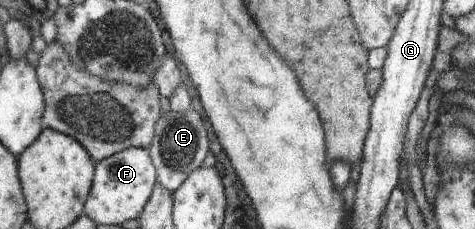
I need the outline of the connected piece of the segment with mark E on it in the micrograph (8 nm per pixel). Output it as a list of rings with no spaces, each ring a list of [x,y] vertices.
[[[192,106],[186,112],[172,112],[172,110],[163,112],[161,118],[157,120],[152,146],[148,149],[156,166],[157,183],[174,192],[190,172],[201,166],[210,150],[204,119]]]

